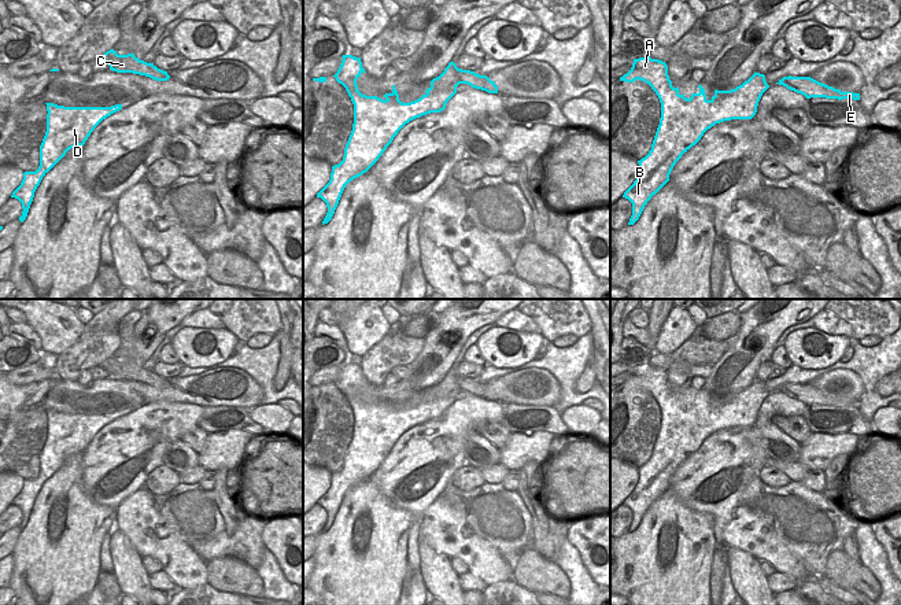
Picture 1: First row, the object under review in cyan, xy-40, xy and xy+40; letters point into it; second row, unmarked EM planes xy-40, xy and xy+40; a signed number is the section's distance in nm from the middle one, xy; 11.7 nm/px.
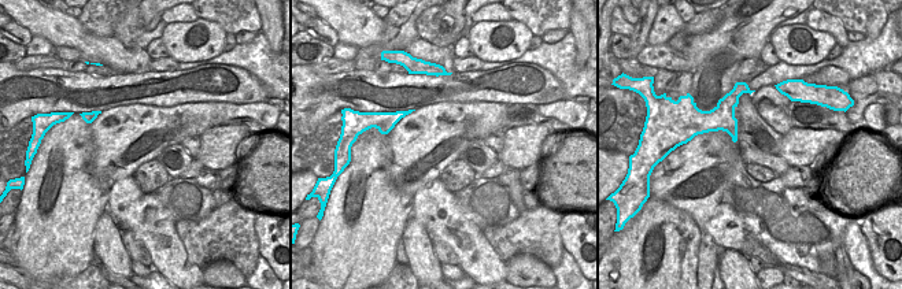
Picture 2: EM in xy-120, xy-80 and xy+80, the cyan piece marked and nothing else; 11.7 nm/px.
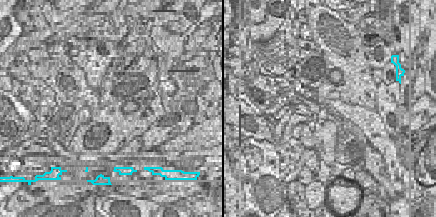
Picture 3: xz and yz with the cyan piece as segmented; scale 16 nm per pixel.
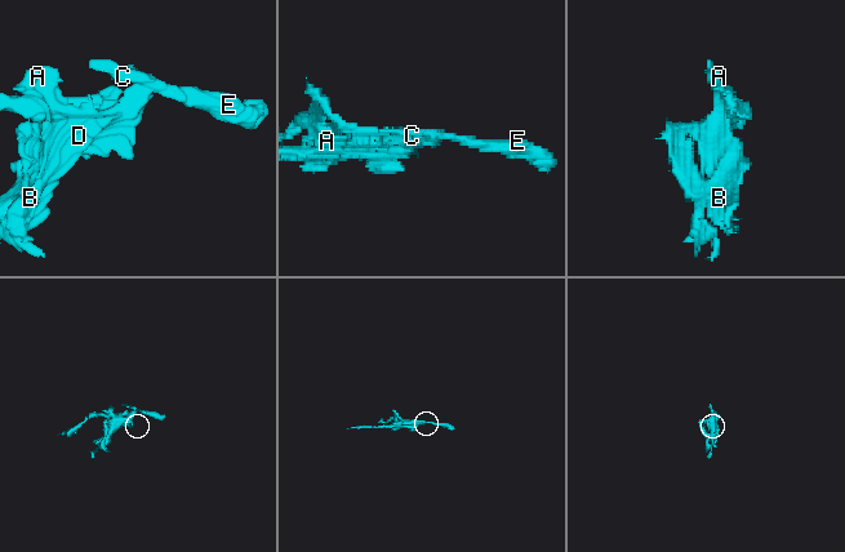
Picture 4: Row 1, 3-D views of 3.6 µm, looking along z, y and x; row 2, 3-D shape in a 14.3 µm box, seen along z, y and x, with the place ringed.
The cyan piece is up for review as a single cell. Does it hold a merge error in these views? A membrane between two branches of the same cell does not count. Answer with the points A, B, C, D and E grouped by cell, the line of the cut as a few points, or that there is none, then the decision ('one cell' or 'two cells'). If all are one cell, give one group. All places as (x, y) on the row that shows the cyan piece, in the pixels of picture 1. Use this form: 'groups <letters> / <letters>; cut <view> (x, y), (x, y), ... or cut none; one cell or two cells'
groups A B D / C E; cut xy (457, 84), (449, 89), (435, 89), (427, 93); two cells

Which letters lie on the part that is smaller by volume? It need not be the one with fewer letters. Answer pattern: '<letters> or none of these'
C, E

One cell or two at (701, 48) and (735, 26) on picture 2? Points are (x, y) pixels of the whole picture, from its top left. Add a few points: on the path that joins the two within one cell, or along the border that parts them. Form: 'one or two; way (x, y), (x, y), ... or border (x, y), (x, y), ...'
one; way (709, 43), (727, 34)

